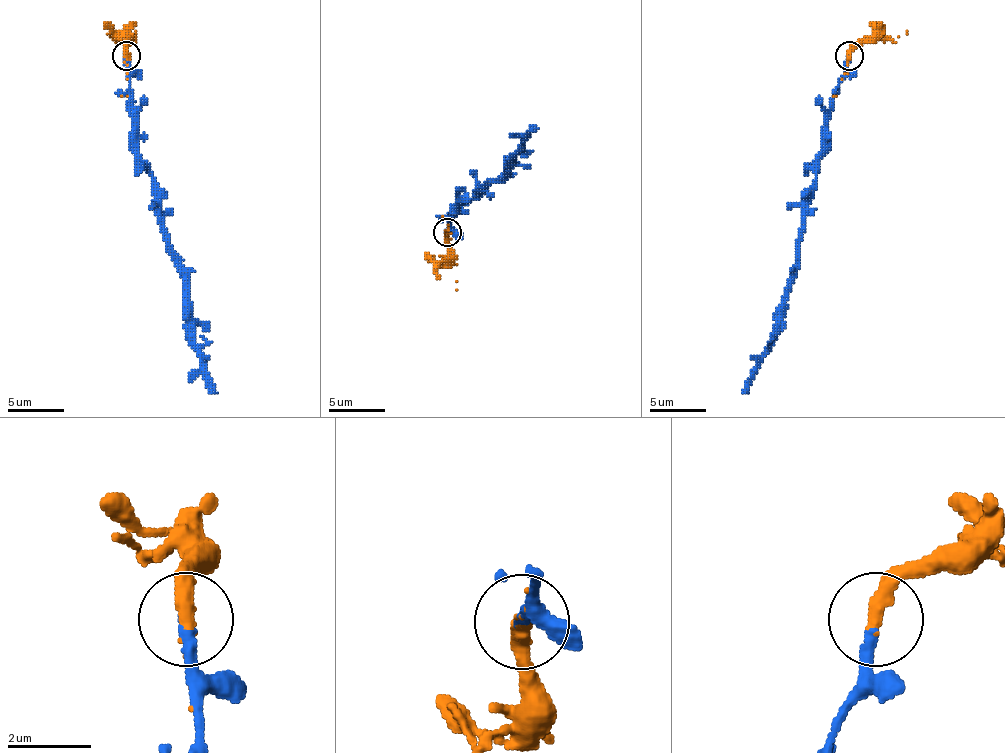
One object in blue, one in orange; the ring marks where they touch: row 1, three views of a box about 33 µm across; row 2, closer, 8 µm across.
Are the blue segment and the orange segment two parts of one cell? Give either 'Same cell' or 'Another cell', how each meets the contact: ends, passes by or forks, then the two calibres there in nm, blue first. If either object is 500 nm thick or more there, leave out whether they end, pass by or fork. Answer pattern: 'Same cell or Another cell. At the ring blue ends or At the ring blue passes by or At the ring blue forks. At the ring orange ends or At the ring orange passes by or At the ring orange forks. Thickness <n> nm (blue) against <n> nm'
Same cell. At the ring blue ends. At the ring orange ends. Thickness 260 nm (blue) against 440 nm

